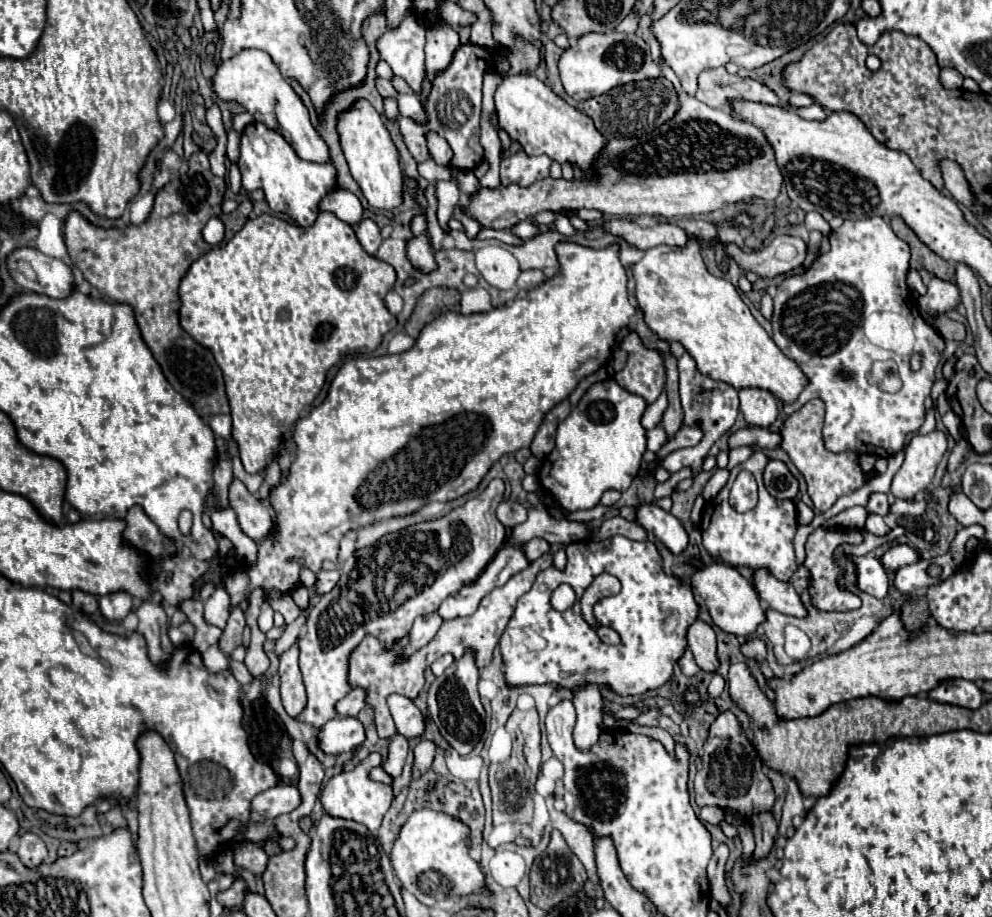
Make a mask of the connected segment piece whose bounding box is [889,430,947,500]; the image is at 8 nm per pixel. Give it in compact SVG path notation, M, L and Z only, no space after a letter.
M933 430L925 436L917 434L907 448L903 466L893 476L889 492L903 500L913 500L919 492L925 492L945 452L947 436L943 432Z

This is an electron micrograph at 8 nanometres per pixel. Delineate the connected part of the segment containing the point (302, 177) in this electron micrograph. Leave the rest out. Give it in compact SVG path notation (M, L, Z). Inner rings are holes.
M251 122L241 134L241 156L237 166L241 170L243 188L247 192L261 188L271 210L281 214L287 212L299 226L311 226L315 222L317 214L321 212L319 210L321 198L337 188L339 176L331 160L325 164L301 160L279 132L273 132L261 122Z

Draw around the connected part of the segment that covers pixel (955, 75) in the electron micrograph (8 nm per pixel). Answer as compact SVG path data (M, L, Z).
M943 68L939 74L939 80L945 88L961 88L963 76L955 68Z

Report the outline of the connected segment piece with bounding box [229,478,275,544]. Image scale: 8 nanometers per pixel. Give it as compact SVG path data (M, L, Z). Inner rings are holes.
M233 478L233 482L231 482L229 502L237 514L239 528L255 544L263 542L265 538L269 538L275 532L275 516L271 514L269 502L257 500L253 494L249 494L245 484L237 478Z

